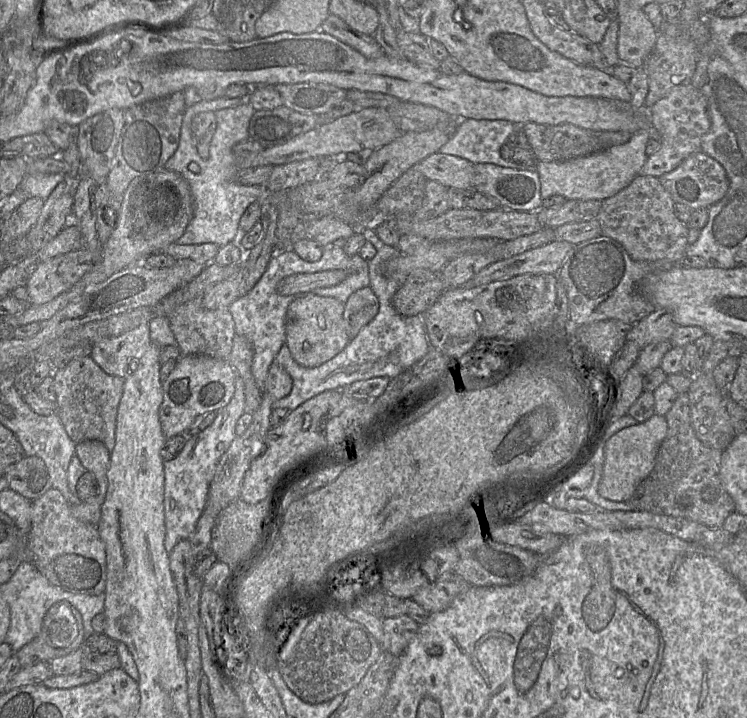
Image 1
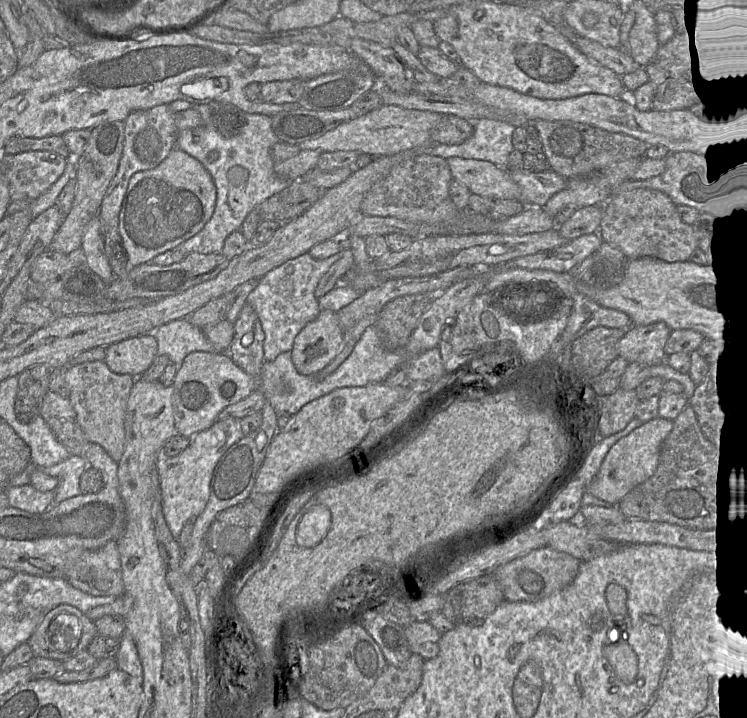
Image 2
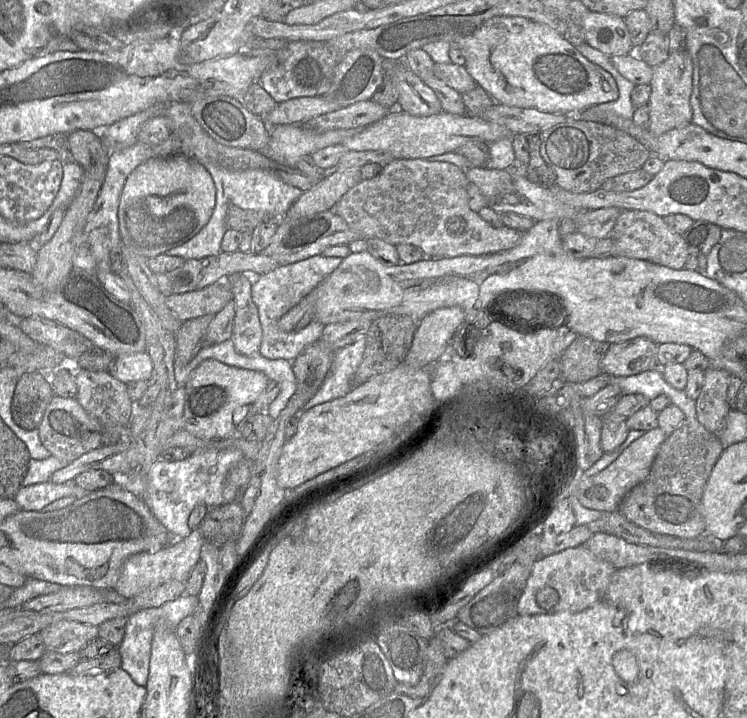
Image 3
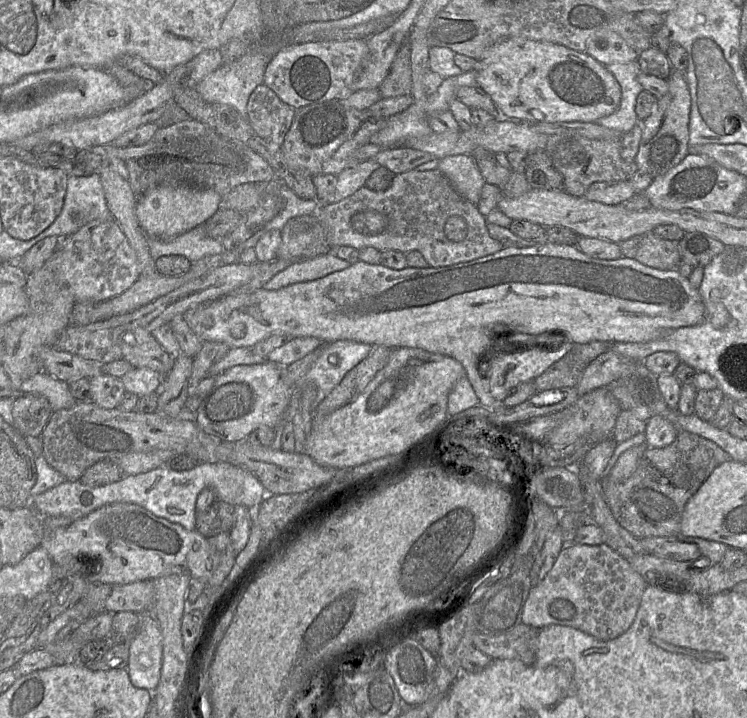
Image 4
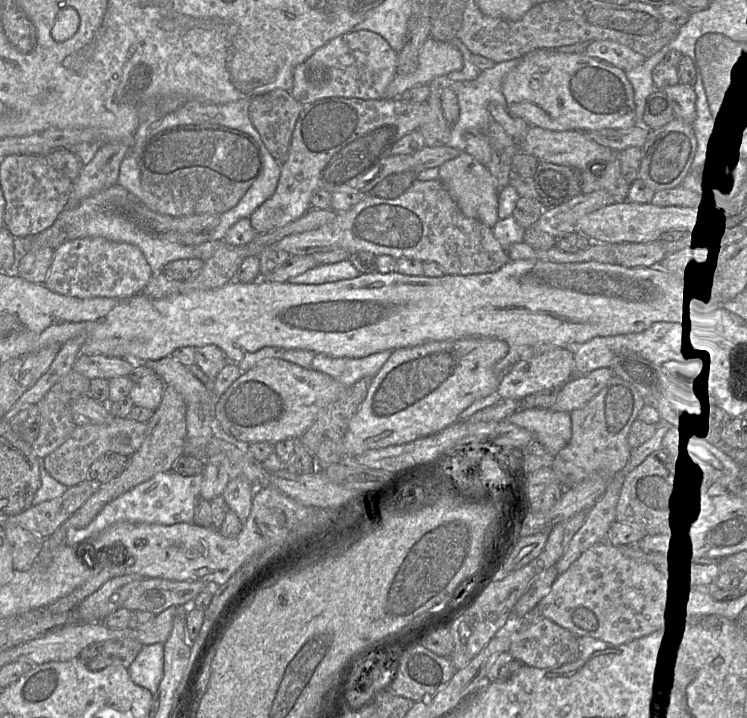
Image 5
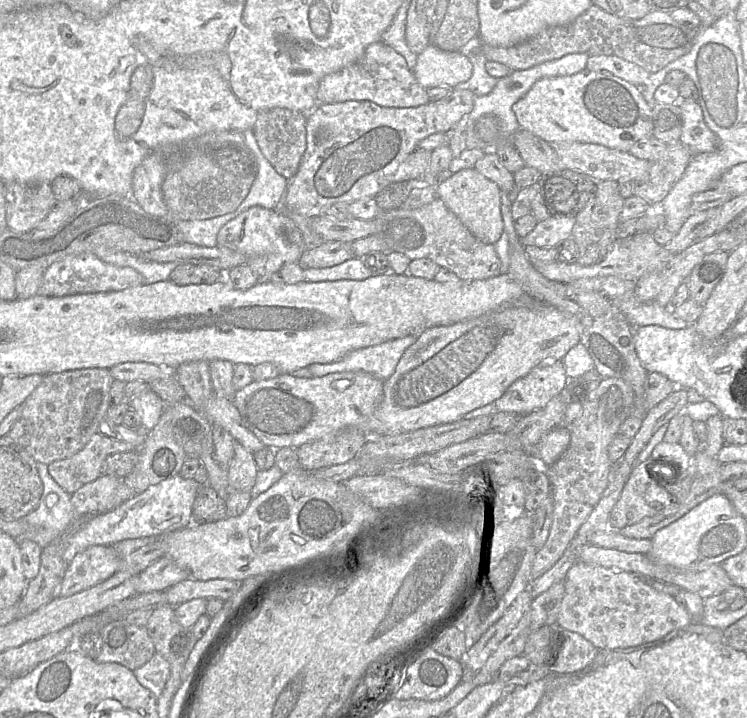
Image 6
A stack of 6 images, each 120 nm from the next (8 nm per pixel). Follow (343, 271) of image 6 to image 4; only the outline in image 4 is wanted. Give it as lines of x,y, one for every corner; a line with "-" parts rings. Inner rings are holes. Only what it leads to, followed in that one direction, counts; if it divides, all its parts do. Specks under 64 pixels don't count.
330,253
309,259
295,260
287,268
268,280
262,288
277,290
291,284
323,278
331,273
348,268
351,264

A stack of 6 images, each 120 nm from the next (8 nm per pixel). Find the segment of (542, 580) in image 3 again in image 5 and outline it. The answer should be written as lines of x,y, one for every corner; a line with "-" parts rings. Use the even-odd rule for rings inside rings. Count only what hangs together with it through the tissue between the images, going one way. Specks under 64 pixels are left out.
603,541
593,545
592,547
584,551
565,572
559,574
555,579
549,594
545,596
537,604
537,606
542,618
546,618
553,621
554,623
561,626
562,628
567,629
577,637
587,636
596,640
606,642
613,646
617,646
650,634
659,624
661,619
667,616
668,614
672,613
673,611
689,609
689,604
686,600
686,595
687,591
673,591
670,587
668,587
666,583
659,577
657,571
651,563
640,563
636,560
633,560
625,556
617,546
613,546

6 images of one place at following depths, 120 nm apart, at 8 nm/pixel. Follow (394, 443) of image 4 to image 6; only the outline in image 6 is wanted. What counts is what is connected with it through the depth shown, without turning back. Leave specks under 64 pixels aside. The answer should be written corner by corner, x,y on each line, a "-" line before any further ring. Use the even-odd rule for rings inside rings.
541,304
534,307
504,307
452,325
427,329
419,334
417,340
403,353
394,373
384,381
383,399
368,422
368,436
391,436
412,432
430,426
456,422
470,411
491,404
501,398
512,383
527,375
534,367
540,366
541,364
547,364
547,362
563,360
568,351
581,341
583,330
584,327
578,317
567,314
548,304

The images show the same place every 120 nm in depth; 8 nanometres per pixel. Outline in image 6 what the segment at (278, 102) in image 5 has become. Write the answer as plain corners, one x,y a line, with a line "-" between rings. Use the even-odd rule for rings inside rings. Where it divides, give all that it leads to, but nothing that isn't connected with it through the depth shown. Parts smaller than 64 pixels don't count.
275,107
259,112
253,127
253,132
262,153
275,170
287,180
297,173
306,150
306,120
306,113
289,108

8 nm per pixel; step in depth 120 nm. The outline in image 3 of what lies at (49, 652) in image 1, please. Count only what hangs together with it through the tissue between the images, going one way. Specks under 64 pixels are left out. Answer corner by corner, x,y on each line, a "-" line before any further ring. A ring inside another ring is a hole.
61,620
43,629
41,636
47,652
80,653
92,640
99,637
98,626

